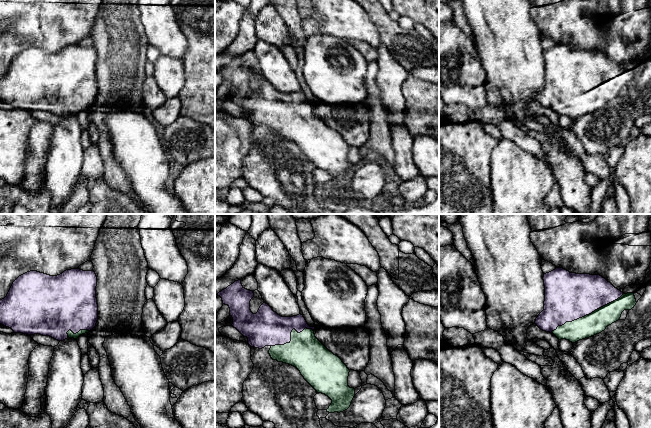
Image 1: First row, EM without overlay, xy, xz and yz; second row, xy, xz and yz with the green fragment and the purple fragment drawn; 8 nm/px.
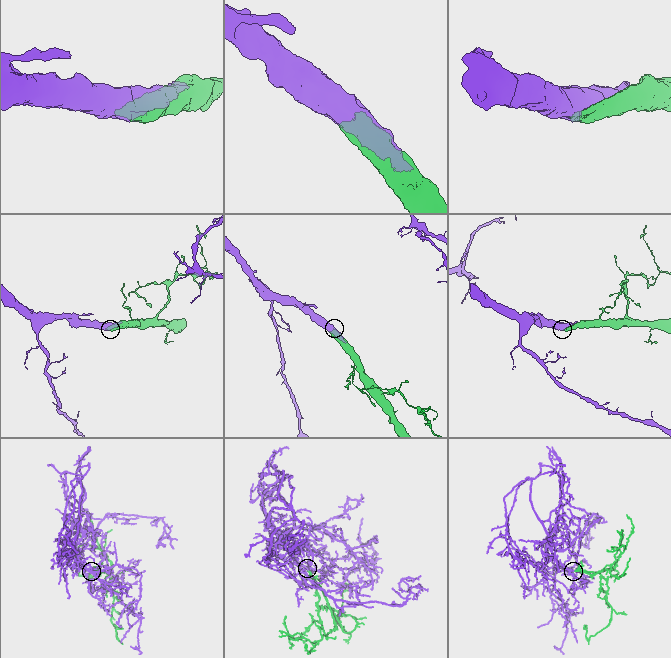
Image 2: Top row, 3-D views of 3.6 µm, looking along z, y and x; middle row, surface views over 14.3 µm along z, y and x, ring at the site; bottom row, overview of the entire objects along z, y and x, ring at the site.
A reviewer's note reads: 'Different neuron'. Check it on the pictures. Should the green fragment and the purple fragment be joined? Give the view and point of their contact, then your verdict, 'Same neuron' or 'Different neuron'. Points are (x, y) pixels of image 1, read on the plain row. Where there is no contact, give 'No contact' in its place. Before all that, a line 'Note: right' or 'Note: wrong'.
Note: wrong
Touches green at yz (587, 91). Same neuron

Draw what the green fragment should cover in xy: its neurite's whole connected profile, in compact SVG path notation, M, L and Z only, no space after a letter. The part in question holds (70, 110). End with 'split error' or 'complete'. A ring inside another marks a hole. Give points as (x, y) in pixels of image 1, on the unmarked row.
M77 44L66 46L57 52L37 47L27 48L13 58L7 72L0 76L0 100L11 104L14 109L40 110L58 117L67 114L77 115L80 111L89 109L96 102L98 96L96 62L97 52L94 47L83 47Z | split error

